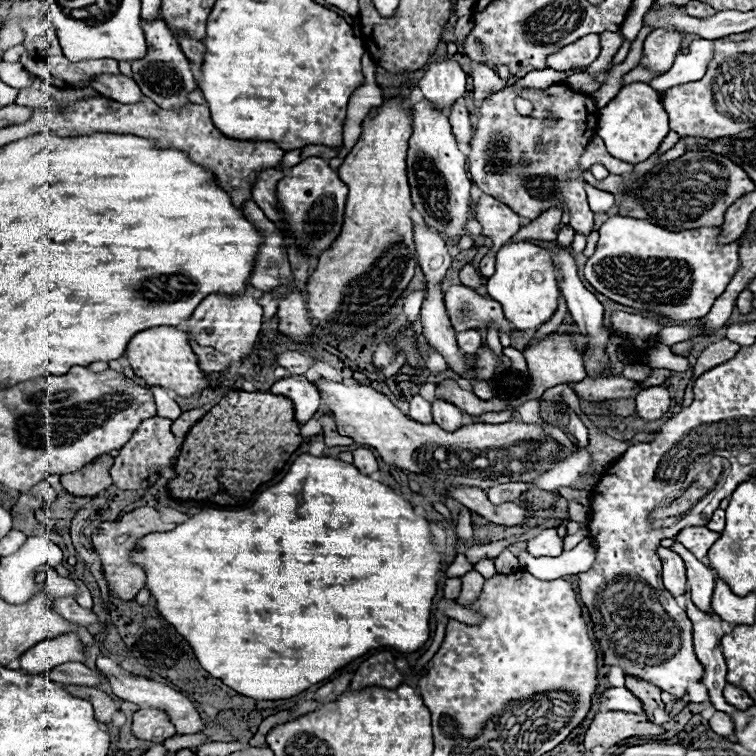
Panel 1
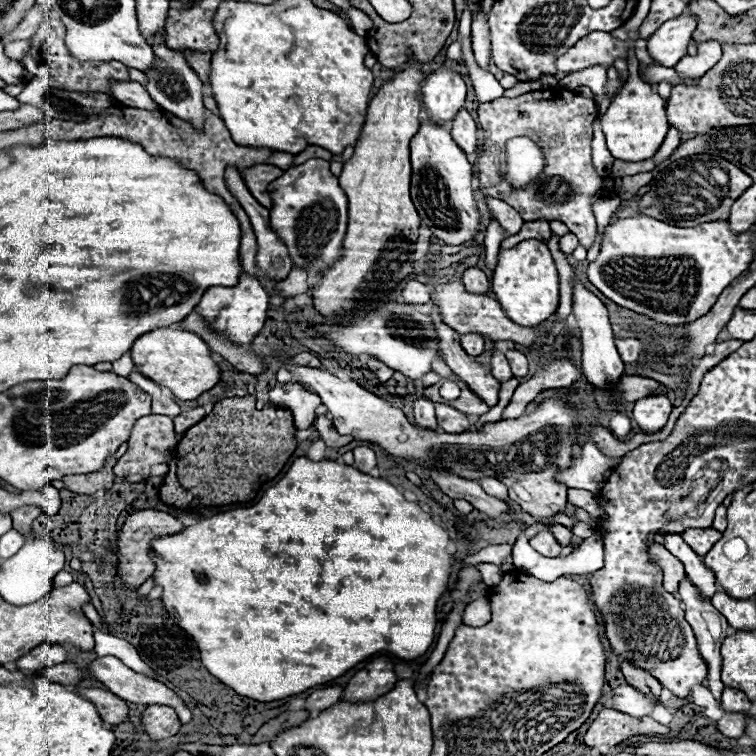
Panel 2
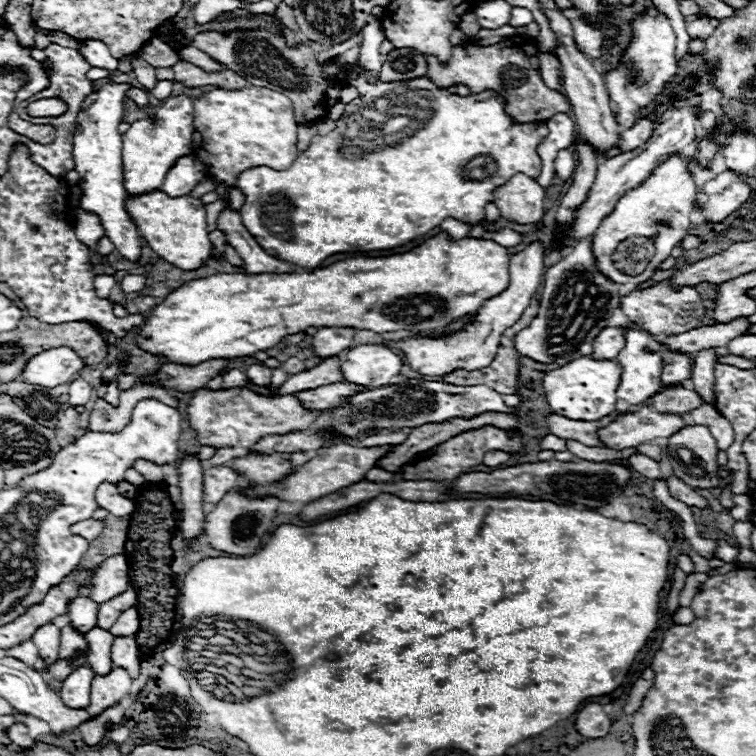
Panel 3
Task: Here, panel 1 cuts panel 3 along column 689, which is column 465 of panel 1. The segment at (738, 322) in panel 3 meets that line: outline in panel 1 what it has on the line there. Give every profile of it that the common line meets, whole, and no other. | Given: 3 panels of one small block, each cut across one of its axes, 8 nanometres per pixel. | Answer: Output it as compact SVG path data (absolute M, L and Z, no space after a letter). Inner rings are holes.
M478 330L458 332L456 340L458 340L458 346L464 354L476 354L476 350L482 346L482 336L480 336Z

